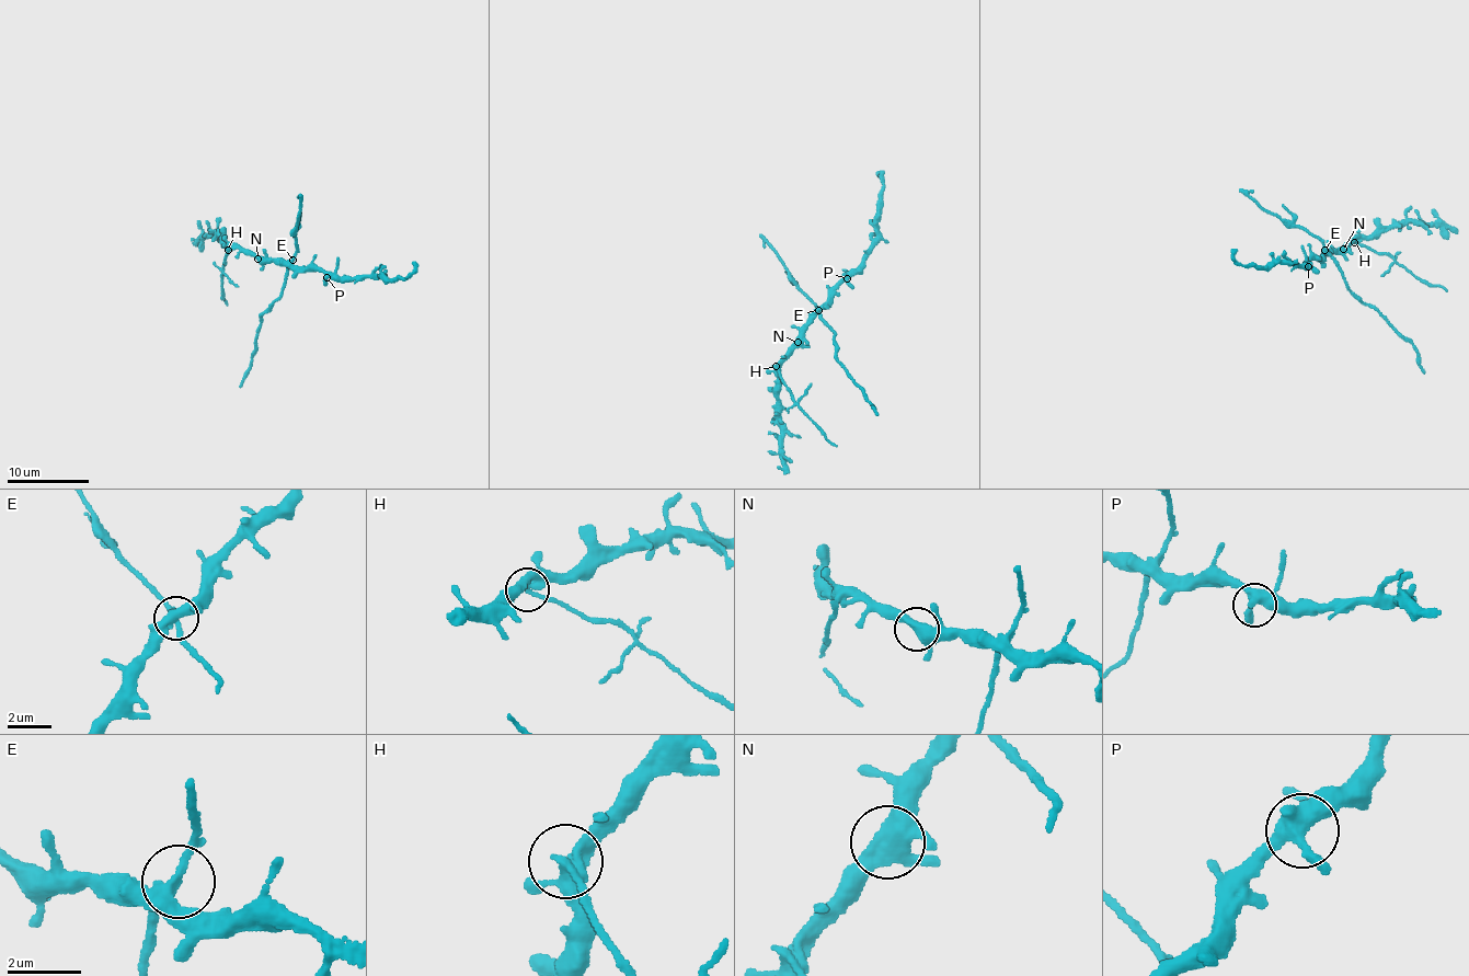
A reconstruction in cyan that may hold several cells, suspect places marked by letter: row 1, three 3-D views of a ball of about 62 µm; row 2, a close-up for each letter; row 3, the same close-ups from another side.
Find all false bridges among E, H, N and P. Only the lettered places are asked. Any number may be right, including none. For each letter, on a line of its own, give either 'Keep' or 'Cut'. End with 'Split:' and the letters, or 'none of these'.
E: Cut
H: Cut
N: Keep
P: Keep
Split: E, H

